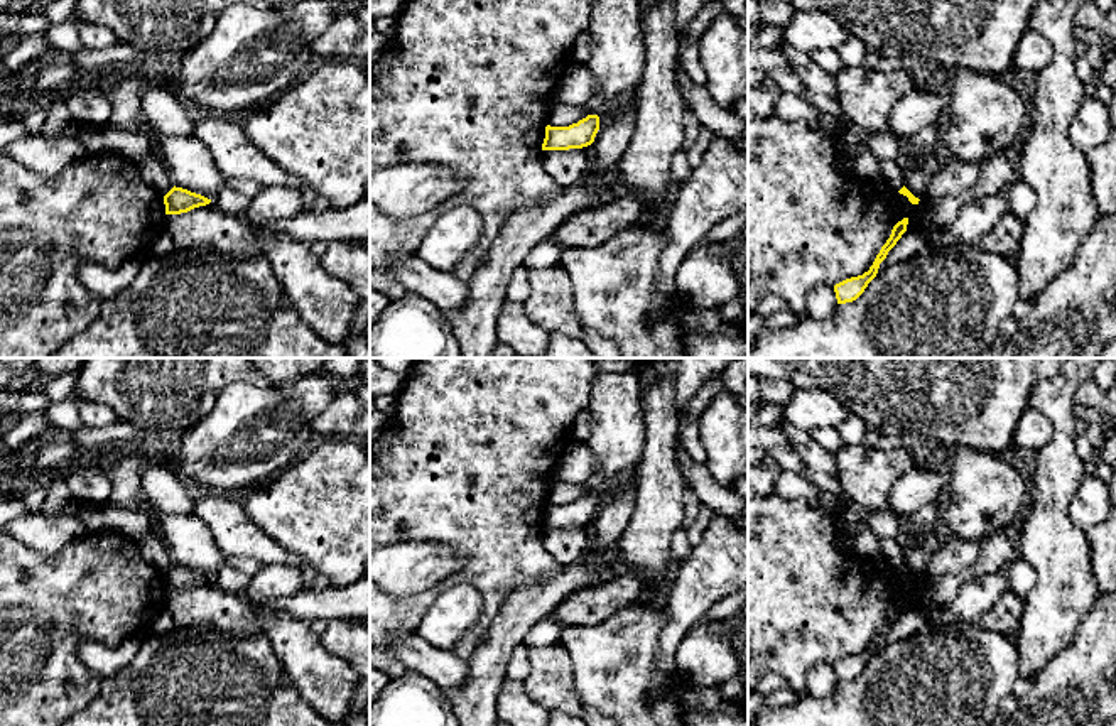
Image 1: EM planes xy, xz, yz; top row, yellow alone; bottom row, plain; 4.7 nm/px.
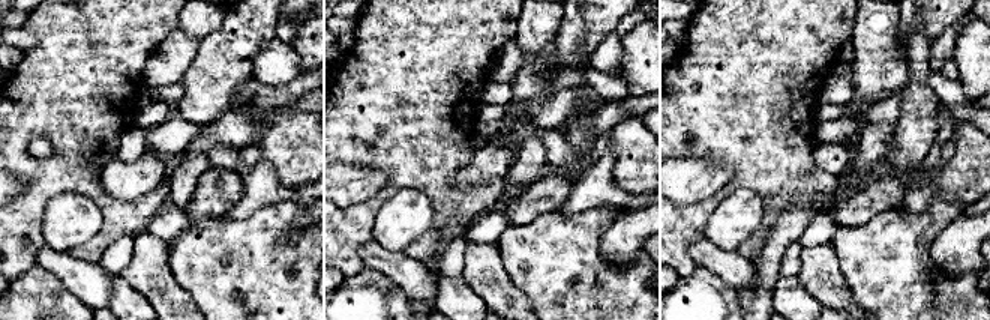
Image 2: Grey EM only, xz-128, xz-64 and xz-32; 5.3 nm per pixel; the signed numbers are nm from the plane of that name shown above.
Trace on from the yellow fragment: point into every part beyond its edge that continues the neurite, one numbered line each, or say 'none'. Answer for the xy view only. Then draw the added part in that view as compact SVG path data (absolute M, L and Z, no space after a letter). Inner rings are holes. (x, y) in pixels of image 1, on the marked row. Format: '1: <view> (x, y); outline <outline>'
none

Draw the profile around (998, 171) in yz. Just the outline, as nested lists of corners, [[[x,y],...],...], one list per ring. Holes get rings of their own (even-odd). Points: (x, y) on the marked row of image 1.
[[[1013,152],[994,154],[981,162],[981,179],[969,189],[930,203],[939,231],[949,230],[961,209],[981,198],[1001,194],[1020,179]]]

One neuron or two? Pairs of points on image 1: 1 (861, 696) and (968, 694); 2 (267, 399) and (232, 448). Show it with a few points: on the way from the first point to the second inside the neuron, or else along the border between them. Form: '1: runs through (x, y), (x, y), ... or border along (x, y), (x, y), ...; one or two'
1: runs through (888, 696), (941, 694); one
2: runs through (267, 411), (243, 436); one

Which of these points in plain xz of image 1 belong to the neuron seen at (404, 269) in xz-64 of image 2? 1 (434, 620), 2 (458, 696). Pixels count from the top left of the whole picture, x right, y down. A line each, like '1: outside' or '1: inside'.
1: outside
2: outside

